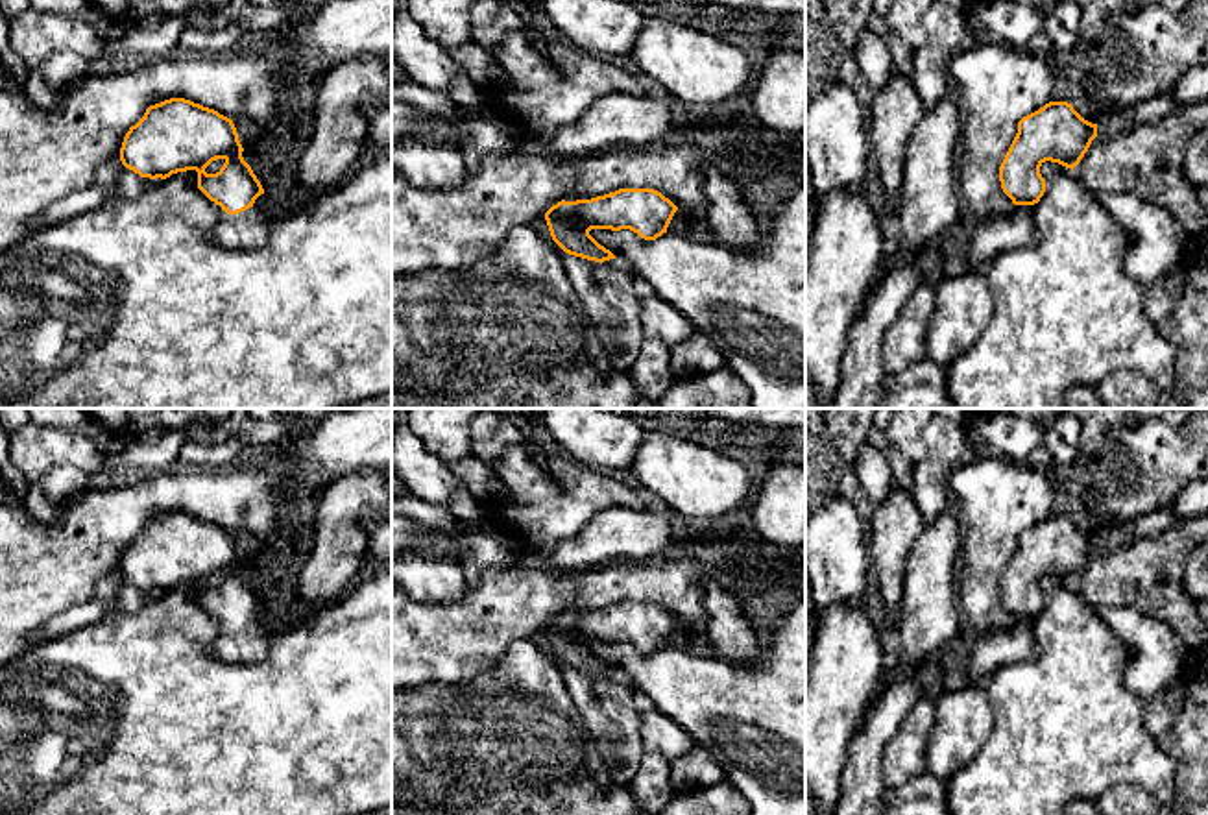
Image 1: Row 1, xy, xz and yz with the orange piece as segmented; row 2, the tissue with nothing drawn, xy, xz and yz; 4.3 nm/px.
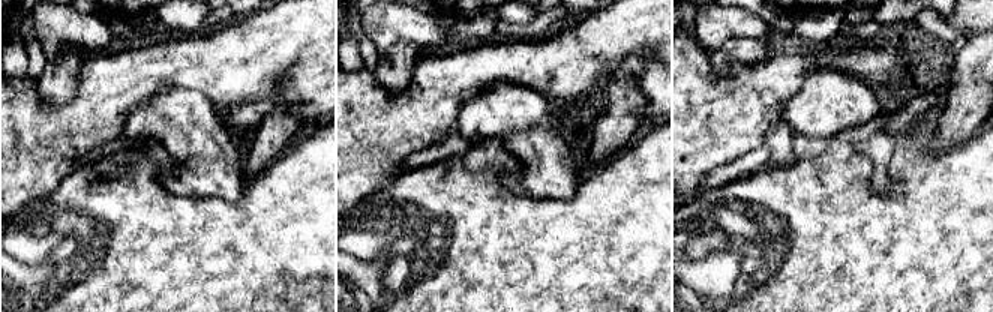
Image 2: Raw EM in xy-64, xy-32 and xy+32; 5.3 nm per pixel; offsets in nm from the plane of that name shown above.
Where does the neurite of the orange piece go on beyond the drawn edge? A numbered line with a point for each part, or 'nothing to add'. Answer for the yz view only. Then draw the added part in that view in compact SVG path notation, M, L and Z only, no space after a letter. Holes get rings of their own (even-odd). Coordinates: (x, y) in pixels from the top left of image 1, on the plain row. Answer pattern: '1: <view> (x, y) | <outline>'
1: yz (1018, 644) | M1016 619L1010 628L977 636L966 656L964 686L985 686L1001 667L1040 656L1033 619Z

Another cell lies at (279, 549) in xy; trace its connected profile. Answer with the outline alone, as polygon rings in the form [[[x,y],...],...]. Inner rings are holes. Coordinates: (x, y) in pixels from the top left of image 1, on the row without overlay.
[[[273,540],[255,560],[244,562],[242,571],[251,580],[253,569],[257,566],[283,562],[294,553],[303,553],[305,547],[307,540],[301,541]]]

